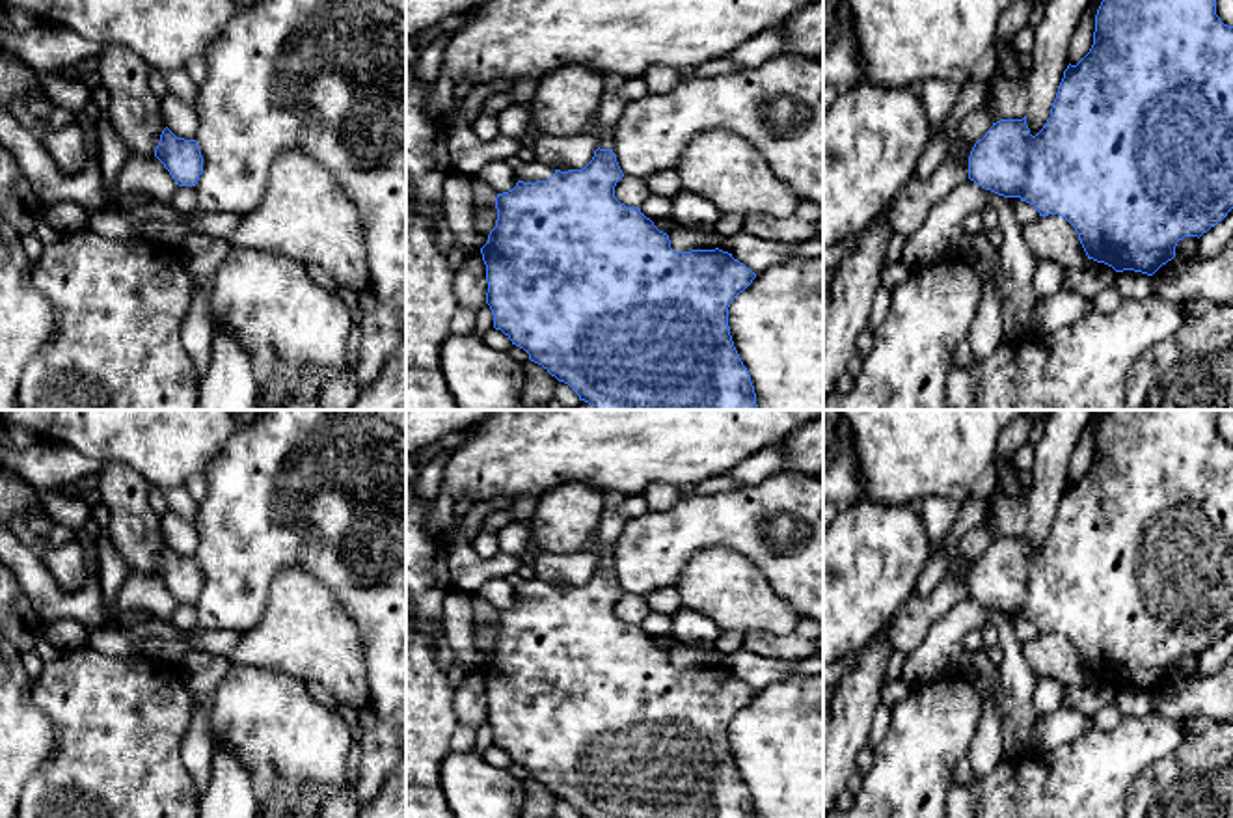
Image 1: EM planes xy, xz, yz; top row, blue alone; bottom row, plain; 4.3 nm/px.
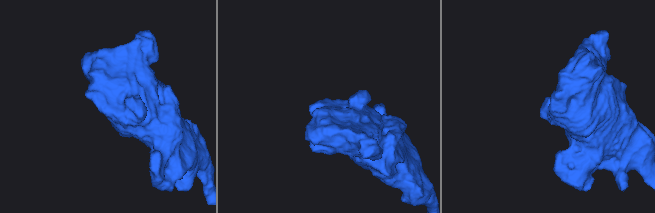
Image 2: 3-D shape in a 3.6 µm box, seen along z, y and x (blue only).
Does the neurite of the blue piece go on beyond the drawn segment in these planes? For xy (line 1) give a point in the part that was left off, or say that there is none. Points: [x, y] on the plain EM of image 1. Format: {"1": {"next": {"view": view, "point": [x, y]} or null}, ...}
{"1": {"next": null}}

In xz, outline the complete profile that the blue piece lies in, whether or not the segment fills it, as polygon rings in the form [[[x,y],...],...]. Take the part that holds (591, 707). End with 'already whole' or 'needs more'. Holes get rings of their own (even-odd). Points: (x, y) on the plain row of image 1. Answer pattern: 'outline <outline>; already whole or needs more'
outline [[[598,565],[583,587],[555,587],[548,598],[518,598],[512,607],[497,611],[495,645],[481,665],[488,699],[486,721],[494,732],[494,745],[501,747],[512,762],[523,766],[531,779],[542,783],[559,799],[568,801],[579,812],[579,818],[756,818],[751,792],[734,764],[728,743],[732,717],[752,701],[756,691],[719,665],[674,669],[669,652],[659,648],[641,626],[626,624],[615,615],[615,604],[622,594],[613,566]]]; already whole

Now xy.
outline [[[168,544],[160,552],[155,574],[179,604],[196,604],[203,591],[203,574],[197,559],[177,555]]]; already whole

